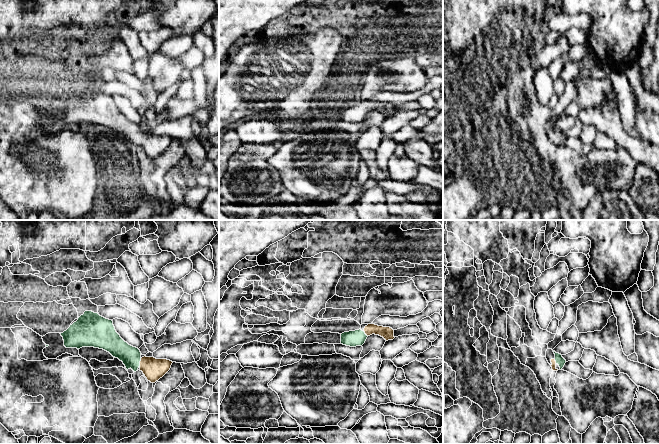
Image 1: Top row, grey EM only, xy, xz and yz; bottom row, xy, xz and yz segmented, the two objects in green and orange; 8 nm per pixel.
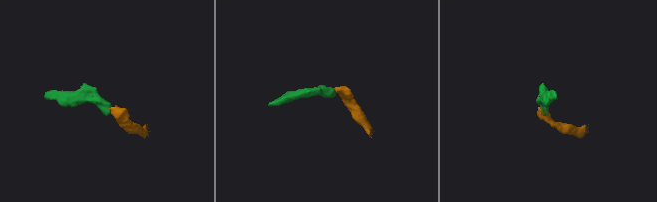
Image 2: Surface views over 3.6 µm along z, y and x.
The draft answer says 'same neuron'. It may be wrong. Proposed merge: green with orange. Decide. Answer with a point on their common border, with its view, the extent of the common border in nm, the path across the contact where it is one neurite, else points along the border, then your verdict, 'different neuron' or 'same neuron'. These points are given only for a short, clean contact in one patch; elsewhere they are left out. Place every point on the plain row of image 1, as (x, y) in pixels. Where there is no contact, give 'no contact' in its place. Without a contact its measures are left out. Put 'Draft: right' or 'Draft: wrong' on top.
Draft: right
xy (139, 138) | 70 nm | across xy (130, 132), (139, 138), (144, 138), (153, 145) | same neuron

